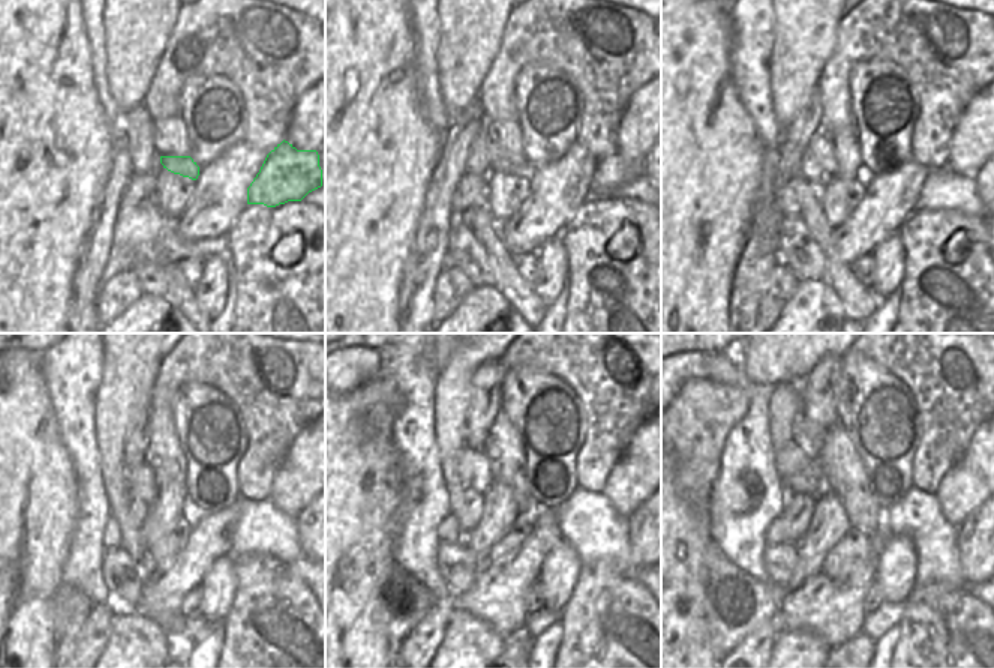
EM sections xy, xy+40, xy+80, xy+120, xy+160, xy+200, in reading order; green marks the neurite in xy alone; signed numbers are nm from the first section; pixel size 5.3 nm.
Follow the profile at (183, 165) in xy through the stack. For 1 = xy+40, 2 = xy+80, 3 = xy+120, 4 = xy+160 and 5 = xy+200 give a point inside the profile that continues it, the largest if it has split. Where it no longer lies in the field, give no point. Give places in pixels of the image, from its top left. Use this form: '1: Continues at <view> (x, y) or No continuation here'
1: Continues at xy+40 (496, 159)
2: Continues at xy+80 (819, 144)
3: Continues at xy+120 (141, 479)
4: Continues at xy+160 (473, 467)
5: Continues at xy+200 (802, 472).

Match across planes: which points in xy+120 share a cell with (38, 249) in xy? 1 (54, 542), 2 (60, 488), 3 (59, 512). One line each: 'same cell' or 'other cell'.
1: same cell
2: same cell
3: same cell

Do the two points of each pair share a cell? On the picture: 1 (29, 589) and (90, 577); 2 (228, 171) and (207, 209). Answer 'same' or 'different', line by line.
1: different
2: same

